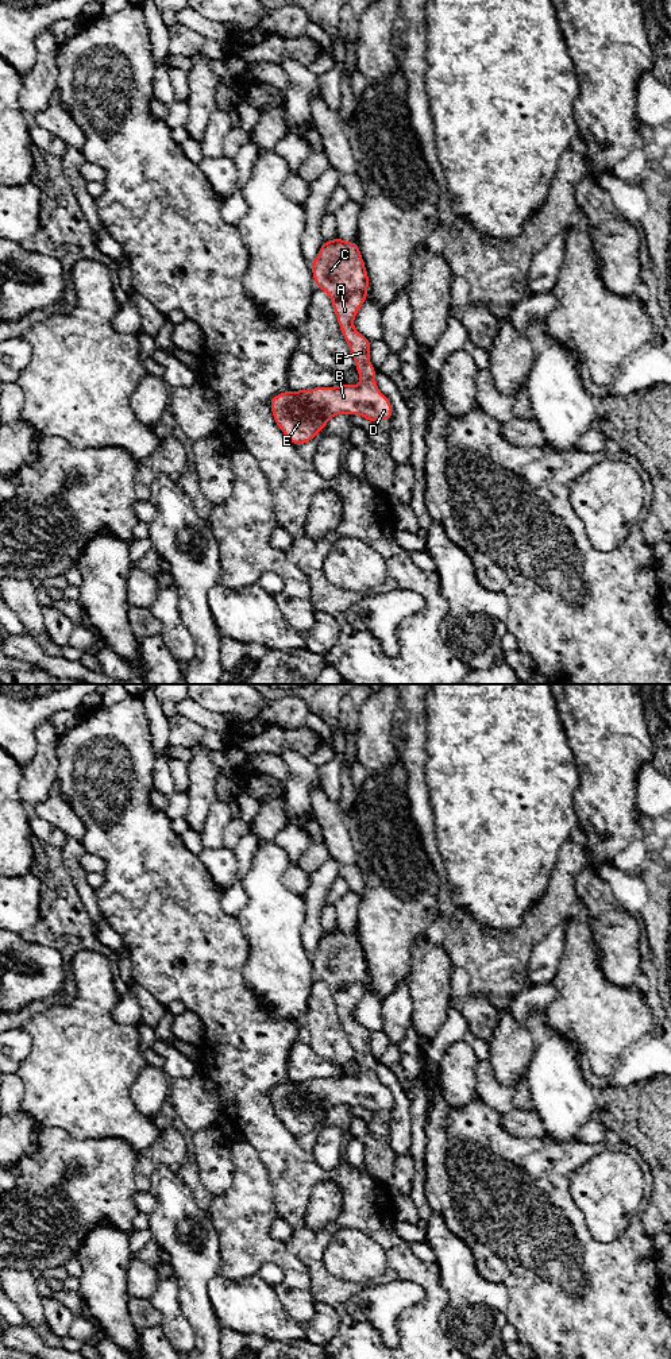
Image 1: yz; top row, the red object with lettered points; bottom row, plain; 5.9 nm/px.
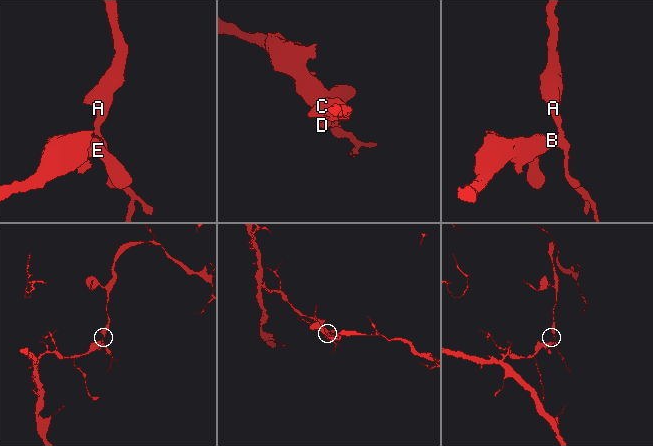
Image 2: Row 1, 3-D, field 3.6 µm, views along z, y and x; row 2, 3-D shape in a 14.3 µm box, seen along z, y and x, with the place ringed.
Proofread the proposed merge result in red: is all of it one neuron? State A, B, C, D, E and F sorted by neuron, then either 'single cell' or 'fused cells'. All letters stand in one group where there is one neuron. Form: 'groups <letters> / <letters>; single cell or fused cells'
groups A B C D E F; single cell

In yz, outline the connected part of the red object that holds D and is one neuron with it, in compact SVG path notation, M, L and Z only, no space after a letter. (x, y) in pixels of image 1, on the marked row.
M339 236L323 242L311 265L315 286L331 298L343 337L355 358L360 375L358 386L343 383L333 387L288 390L270 399L270 409L278 428L296 445L312 440L331 417L344 413L362 414L367 422L390 420L393 406L377 383L377 370L370 364L371 341L354 328L356 312L367 297L369 275L358 243Z

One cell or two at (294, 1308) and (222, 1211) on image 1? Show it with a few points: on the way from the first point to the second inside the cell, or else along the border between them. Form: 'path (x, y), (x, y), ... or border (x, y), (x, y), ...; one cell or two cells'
path (294, 1281), (294, 1271), (249, 1235); one cell

